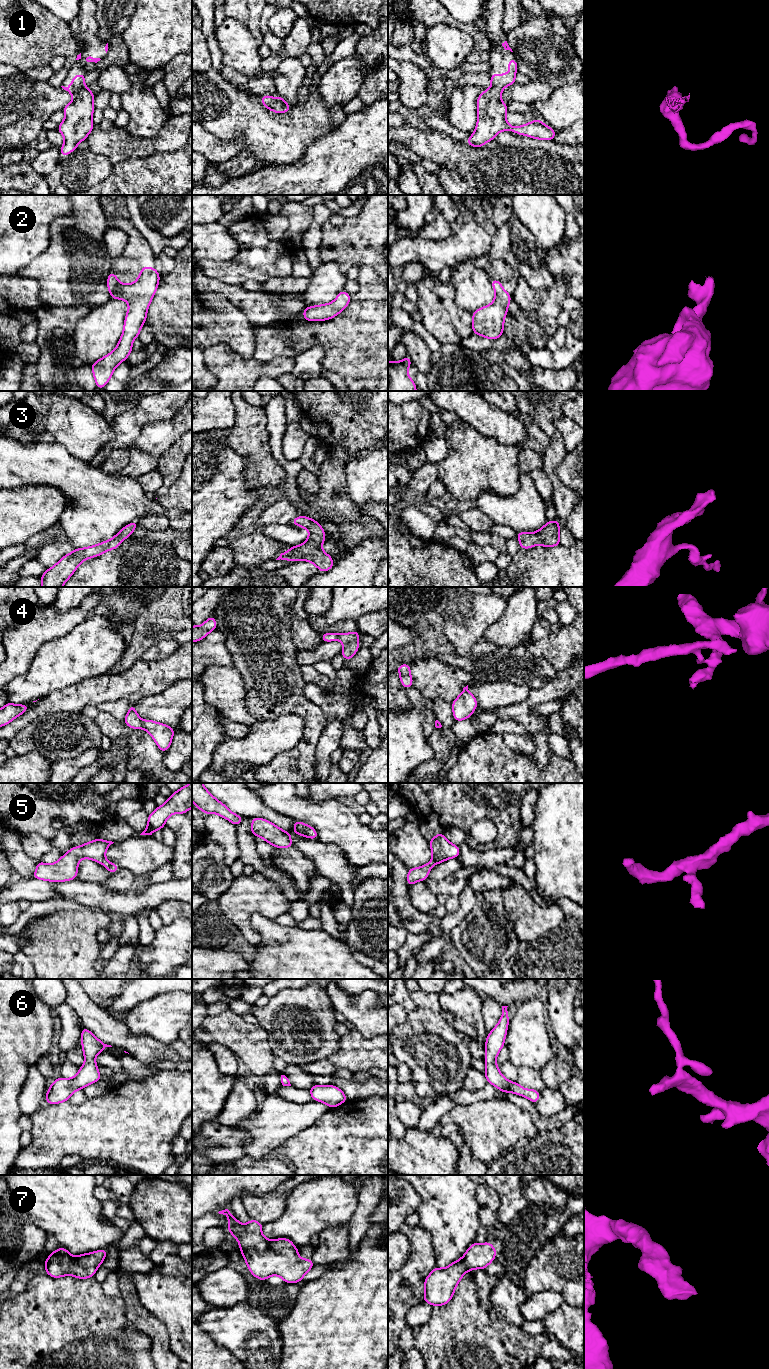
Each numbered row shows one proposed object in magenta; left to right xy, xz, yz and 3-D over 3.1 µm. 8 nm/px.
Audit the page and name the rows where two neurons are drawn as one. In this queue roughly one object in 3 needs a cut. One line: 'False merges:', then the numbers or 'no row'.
False merges: 4

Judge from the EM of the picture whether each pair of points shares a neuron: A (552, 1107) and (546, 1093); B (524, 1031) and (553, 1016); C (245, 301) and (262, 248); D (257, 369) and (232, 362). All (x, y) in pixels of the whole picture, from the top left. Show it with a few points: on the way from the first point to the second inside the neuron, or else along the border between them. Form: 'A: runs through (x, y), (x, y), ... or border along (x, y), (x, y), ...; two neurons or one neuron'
A: runs through (551, 1104), (547, 1096); one neuron
B: border along (545, 1006), (547, 1021); two neurons
C: border along (218, 281), (241, 287); two neurons
D: runs through (251, 369), (238, 368); one neuron

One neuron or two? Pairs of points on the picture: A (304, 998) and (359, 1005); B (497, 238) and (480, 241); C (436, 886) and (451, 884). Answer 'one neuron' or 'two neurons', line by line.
A: two neurons
B: two neurons
C: one neuron

